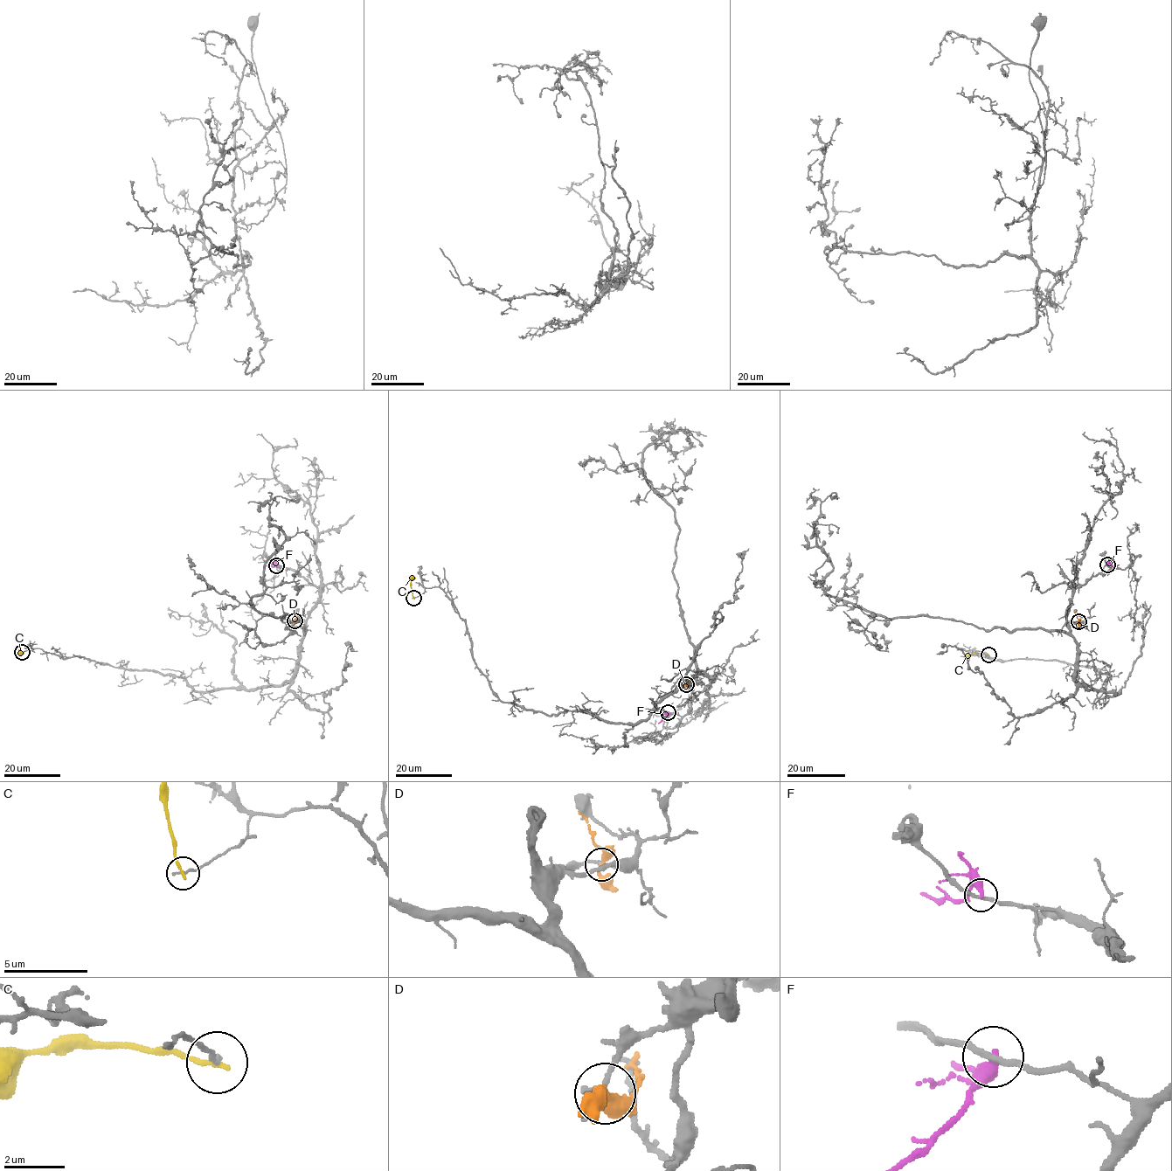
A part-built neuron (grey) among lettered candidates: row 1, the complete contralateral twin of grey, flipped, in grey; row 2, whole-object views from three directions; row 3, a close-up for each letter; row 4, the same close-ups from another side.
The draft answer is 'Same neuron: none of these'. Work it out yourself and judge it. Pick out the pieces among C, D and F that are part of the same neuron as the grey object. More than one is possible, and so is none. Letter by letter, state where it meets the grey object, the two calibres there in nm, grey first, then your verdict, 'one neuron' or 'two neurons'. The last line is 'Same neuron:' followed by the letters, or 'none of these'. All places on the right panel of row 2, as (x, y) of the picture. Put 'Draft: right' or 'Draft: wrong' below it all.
C: (988, 654) | 130/160 nm | two neurons
D: (1078, 621) | 280/320 nm | two neurons
F: (1107, 564) | 190/360 nm | two neurons
Same neuron: none of these
Draft: right

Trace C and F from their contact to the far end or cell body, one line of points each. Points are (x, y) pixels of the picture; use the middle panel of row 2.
C: (413, 598), (411, 582), (413, 576)
F: (669, 712), (658, 724)

